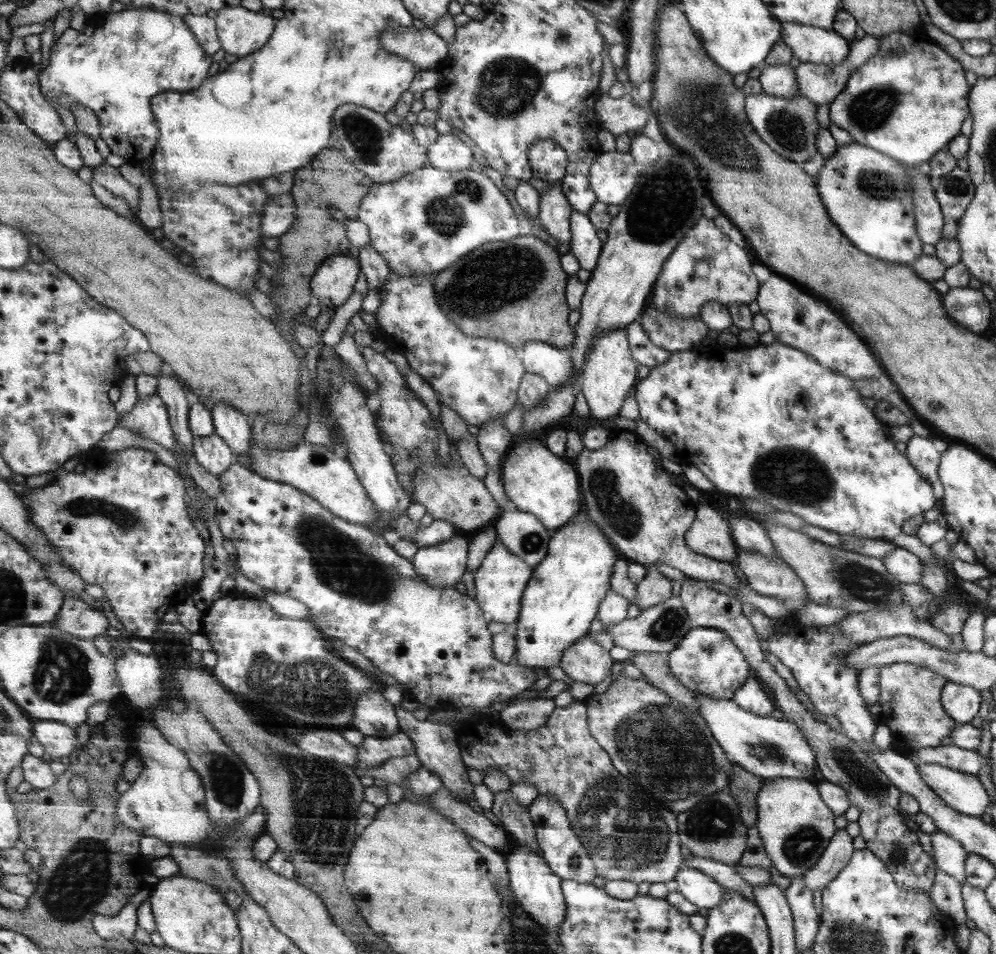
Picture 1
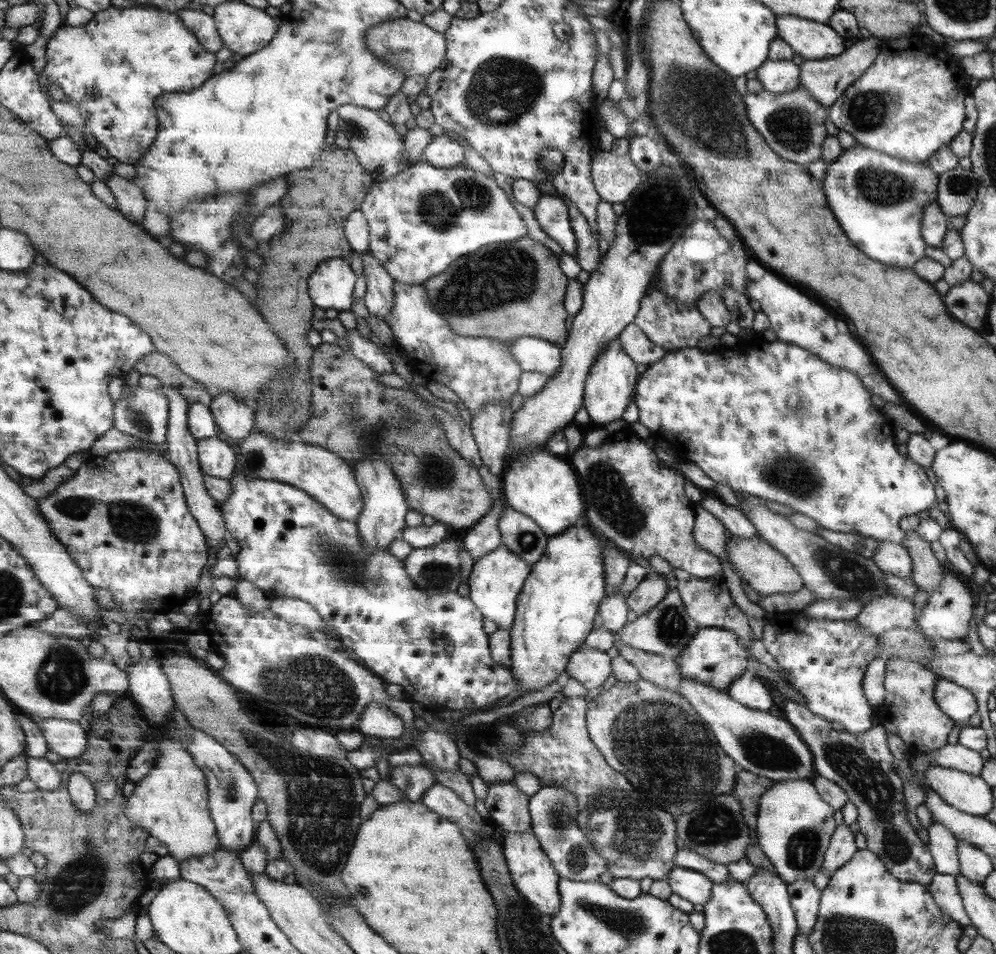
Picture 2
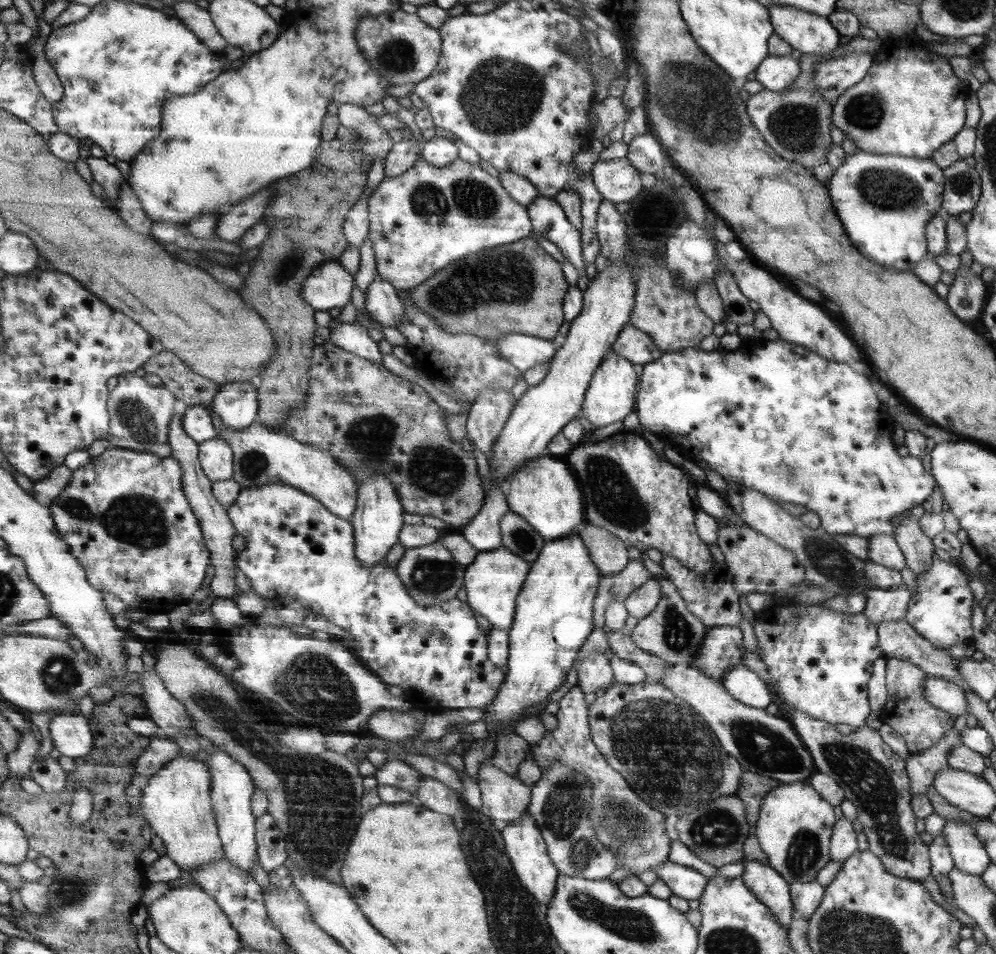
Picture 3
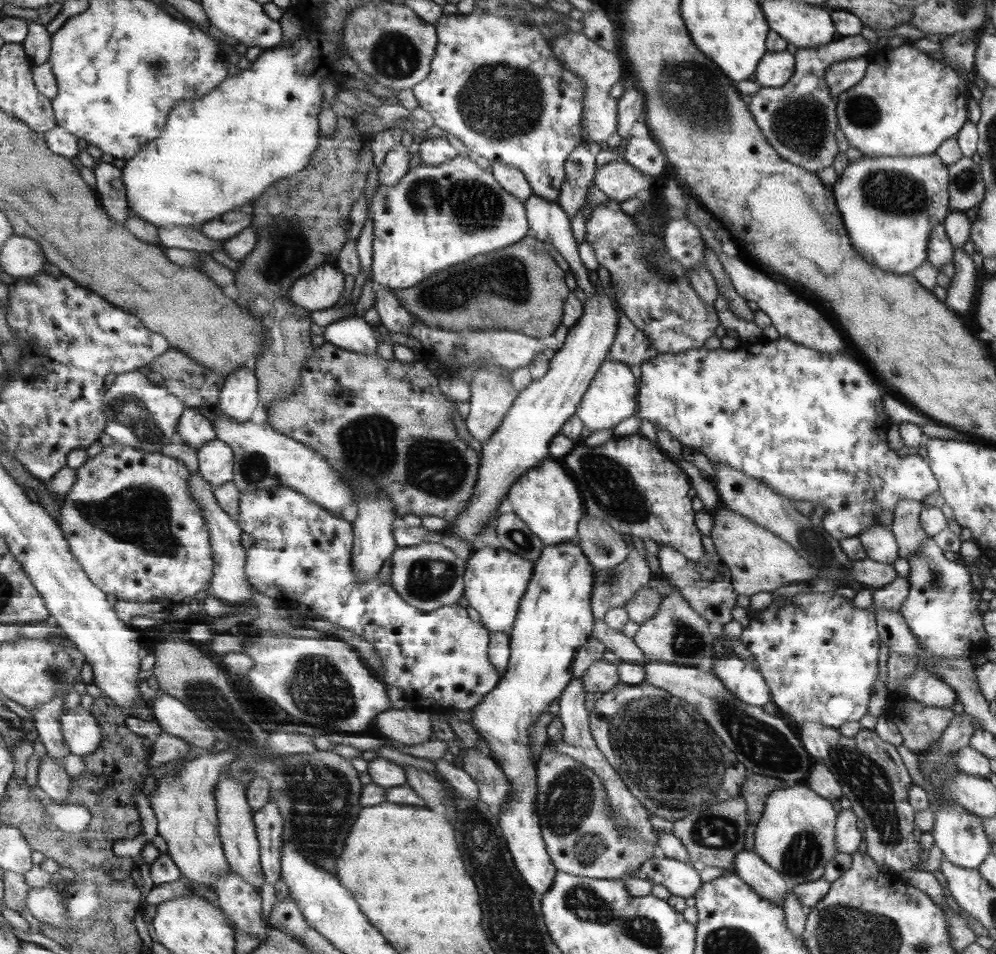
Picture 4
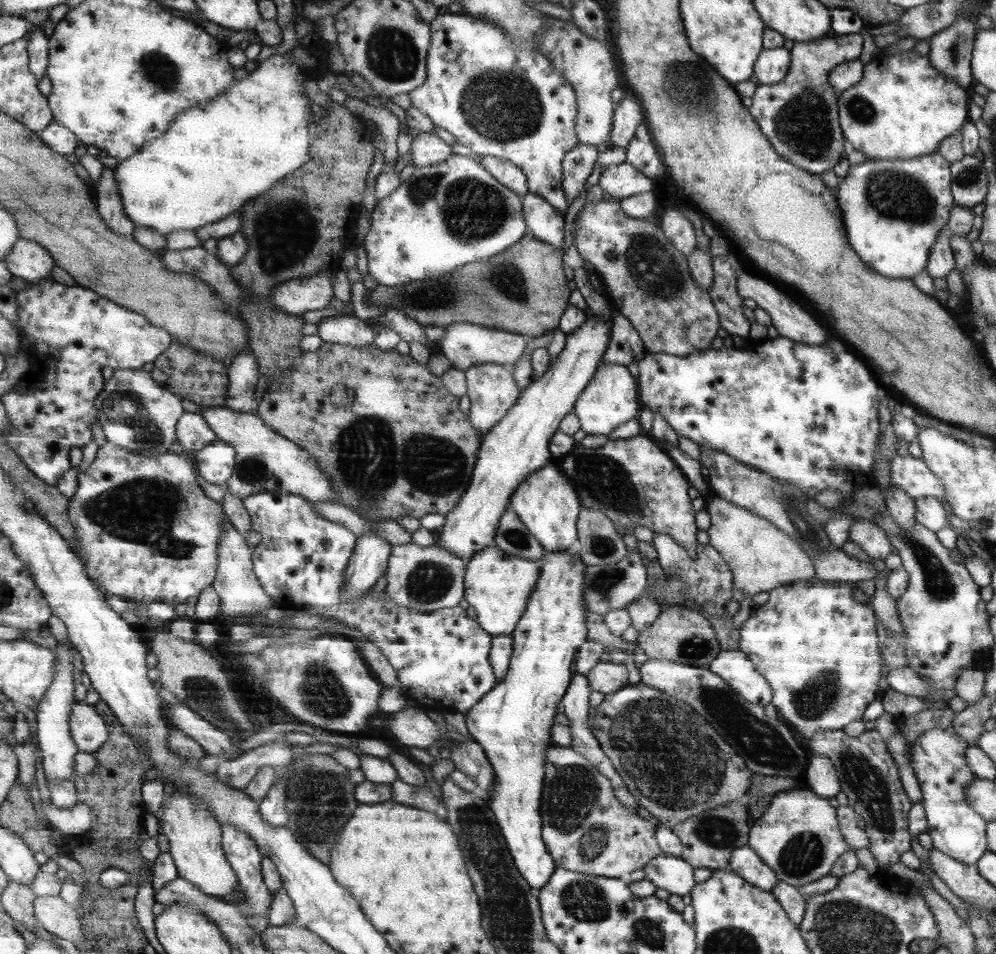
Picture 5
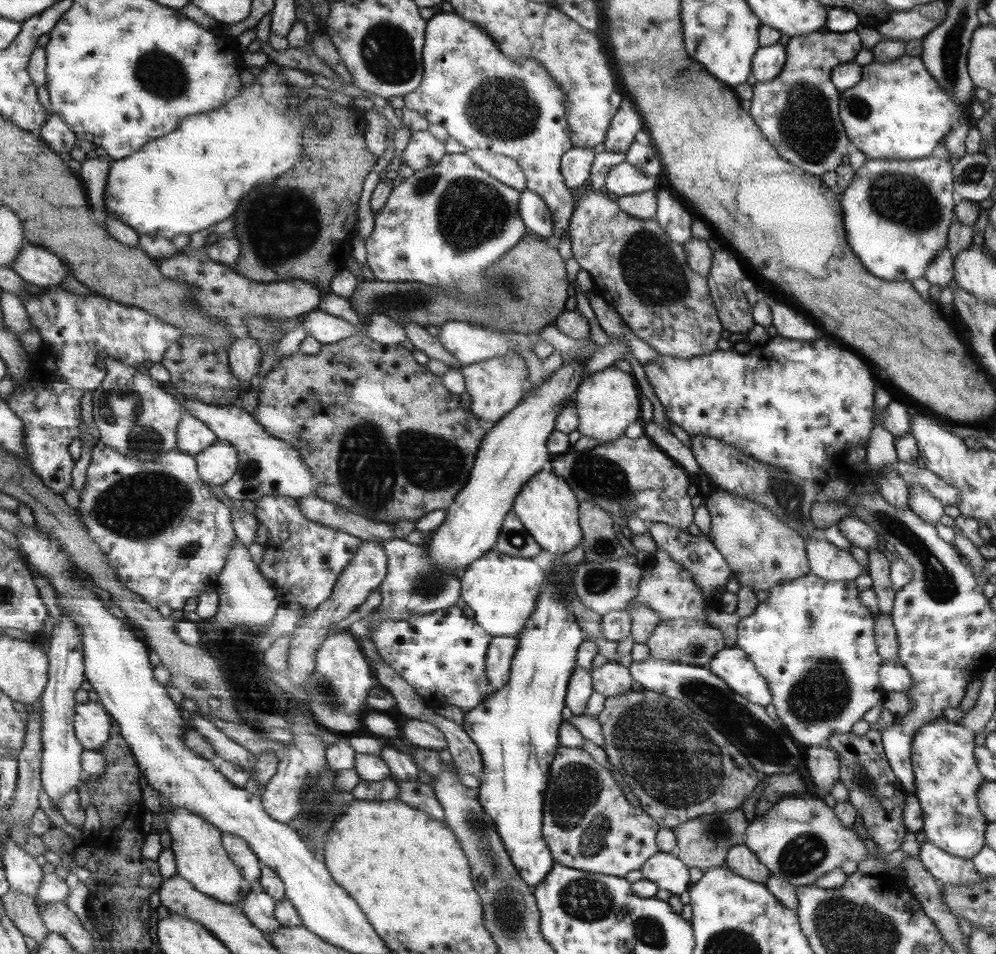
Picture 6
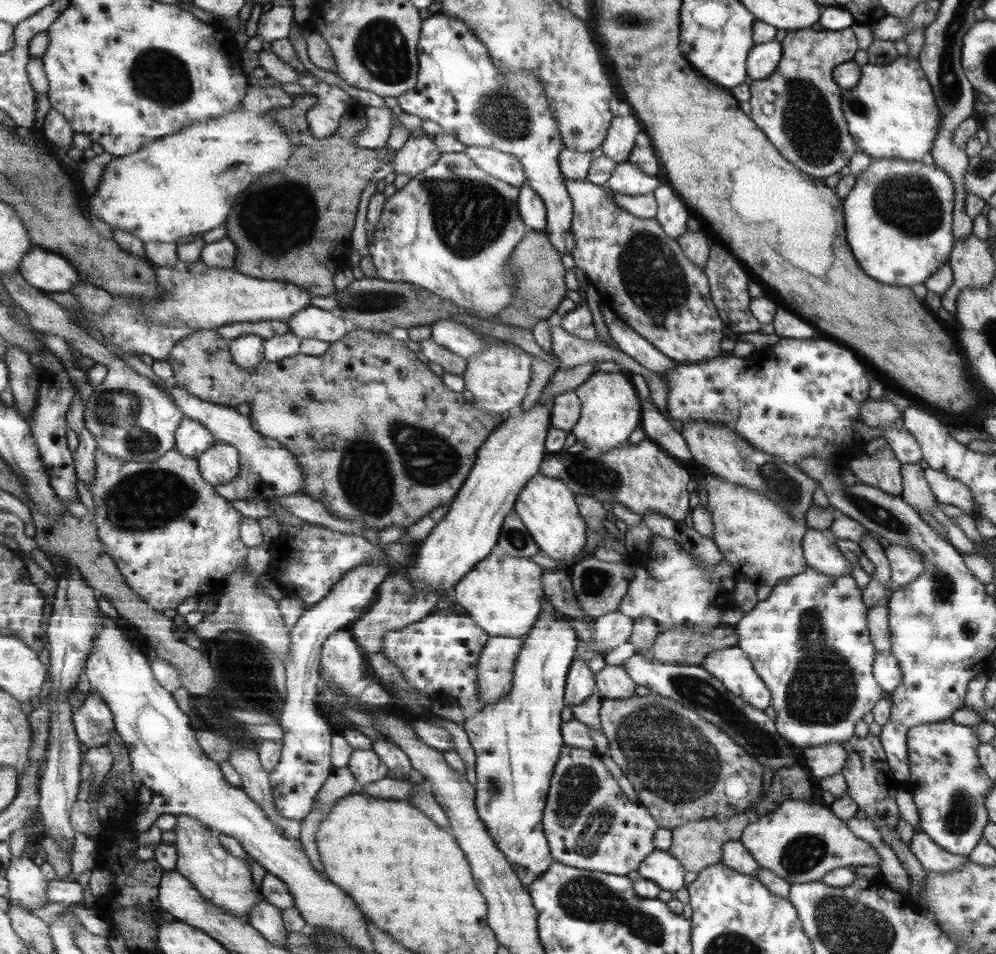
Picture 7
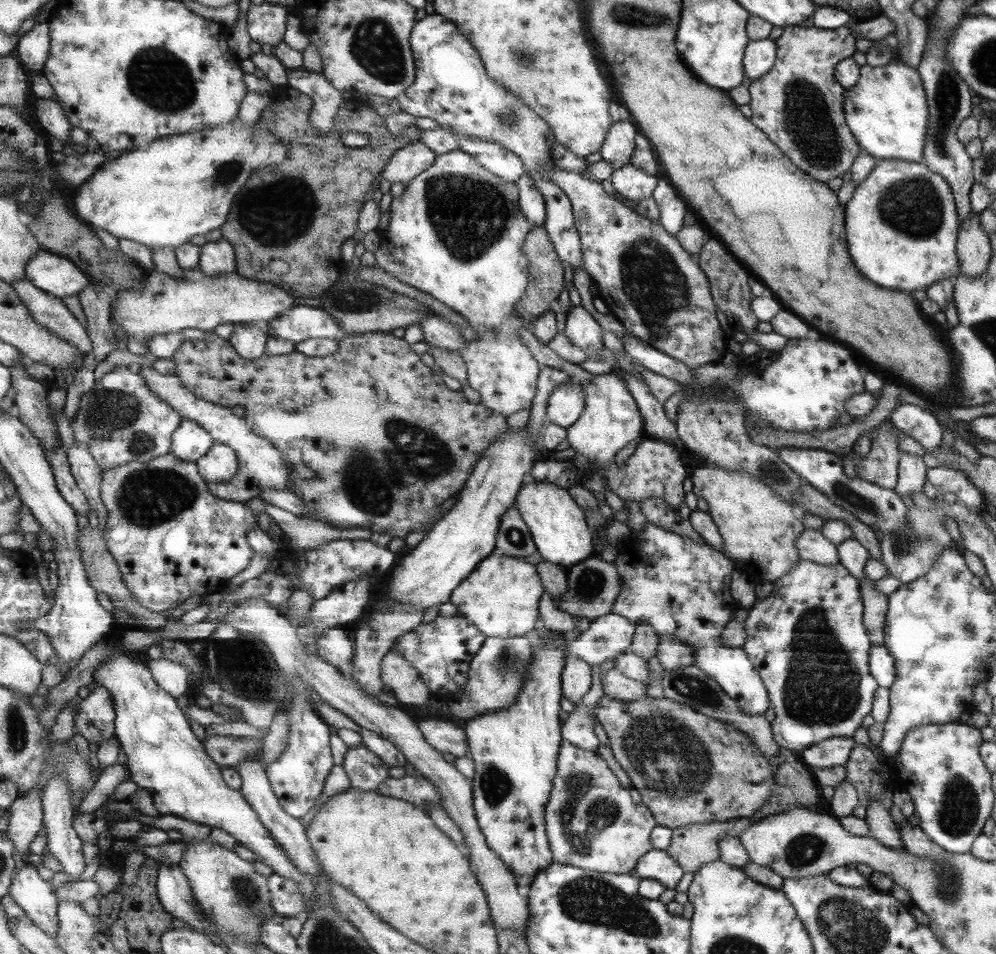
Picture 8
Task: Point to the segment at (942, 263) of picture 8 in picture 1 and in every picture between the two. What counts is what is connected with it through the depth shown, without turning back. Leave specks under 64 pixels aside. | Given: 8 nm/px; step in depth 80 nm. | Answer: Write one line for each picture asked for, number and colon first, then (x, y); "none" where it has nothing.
1: (869, 194)
2: (880, 200)
3: (884, 201)
4: (891, 204)
5: (893, 209)
6: (898, 213)
7: (899, 214)

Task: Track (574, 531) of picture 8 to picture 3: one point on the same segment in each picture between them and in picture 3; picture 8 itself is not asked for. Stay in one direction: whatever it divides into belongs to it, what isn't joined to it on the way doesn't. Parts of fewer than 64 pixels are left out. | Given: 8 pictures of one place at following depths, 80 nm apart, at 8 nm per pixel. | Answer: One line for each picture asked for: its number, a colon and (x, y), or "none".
3: (544, 492)
4: (546, 499)
5: (546, 503)
6: (547, 507)
7: (545, 506)

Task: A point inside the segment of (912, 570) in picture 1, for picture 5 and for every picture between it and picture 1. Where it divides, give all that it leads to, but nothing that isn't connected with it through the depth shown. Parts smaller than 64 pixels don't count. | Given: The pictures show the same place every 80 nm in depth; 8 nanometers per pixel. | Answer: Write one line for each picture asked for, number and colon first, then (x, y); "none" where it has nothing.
2: (891, 558)
3: (882, 549)
4: (879, 544)
5: (873, 541)

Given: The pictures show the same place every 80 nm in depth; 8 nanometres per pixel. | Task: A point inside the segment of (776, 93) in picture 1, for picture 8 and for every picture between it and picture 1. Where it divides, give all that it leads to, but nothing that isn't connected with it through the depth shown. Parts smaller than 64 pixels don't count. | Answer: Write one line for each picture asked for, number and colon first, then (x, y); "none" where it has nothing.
2: (776, 76)
3: (775, 73)
4: (774, 68)
5: (770, 67)
6: (766, 64)
7: (762, 60)
8: (759, 55)

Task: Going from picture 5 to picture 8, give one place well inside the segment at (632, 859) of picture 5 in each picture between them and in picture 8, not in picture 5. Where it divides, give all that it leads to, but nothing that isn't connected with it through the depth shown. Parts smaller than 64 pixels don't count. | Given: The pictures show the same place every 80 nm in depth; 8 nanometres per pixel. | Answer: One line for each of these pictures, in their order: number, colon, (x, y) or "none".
6: (587, 824)
7: (589, 824)
8: (591, 822)

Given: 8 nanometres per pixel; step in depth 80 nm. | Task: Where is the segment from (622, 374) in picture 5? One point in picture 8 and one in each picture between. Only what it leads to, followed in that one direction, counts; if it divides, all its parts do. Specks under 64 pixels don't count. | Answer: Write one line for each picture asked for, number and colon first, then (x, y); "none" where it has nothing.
6: (607, 402)
7: (610, 410)
8: (610, 420)

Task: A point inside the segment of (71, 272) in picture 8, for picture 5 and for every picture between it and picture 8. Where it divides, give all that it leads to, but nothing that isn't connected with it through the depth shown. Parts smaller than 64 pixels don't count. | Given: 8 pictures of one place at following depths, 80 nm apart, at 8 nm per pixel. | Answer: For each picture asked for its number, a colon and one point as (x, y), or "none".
5: (31, 261)
6: (39, 266)
7: (48, 271)

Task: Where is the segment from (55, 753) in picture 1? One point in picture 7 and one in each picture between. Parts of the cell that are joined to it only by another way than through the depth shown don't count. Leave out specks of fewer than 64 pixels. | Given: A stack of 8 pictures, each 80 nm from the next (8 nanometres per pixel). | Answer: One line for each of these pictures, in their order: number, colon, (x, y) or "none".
2: (67, 738)
3: (72, 735)
4: (83, 732)
5: (90, 730)
6: (93, 722)
7: (94, 721)

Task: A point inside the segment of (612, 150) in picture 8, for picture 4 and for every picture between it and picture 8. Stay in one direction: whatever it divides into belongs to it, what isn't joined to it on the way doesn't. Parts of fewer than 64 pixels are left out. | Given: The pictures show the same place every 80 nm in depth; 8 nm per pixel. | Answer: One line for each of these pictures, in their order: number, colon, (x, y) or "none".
4: (631, 103)
5: (628, 114)
6: (623, 126)
7: (619, 141)

